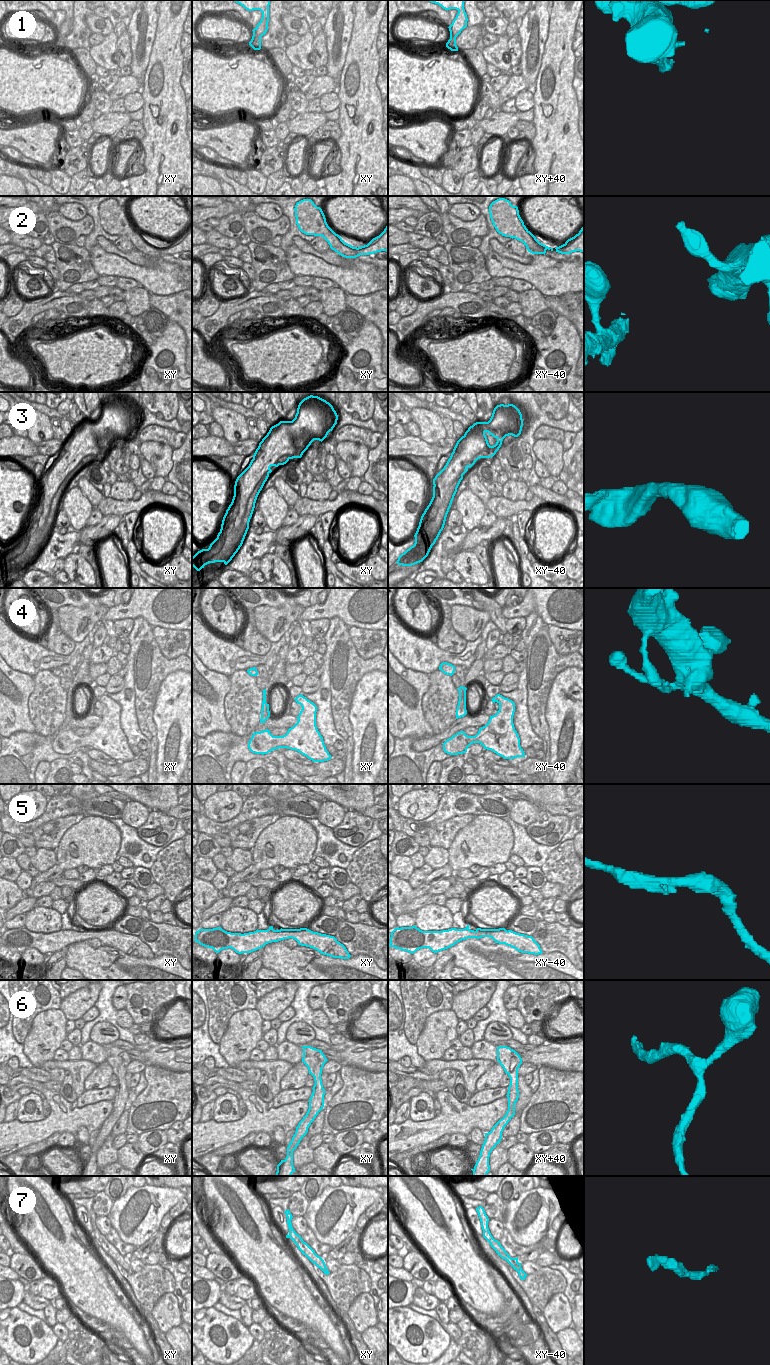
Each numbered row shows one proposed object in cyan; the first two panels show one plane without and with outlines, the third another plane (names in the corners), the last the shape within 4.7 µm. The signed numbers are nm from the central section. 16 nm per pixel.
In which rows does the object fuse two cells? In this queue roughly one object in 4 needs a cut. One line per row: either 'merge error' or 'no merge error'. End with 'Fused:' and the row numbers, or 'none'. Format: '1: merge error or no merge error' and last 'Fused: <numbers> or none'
1: no merge error
2: no merge error
3: no merge error
4: no merge error
5: no merge error
6: no merge error
7: no merge error
Fused: none

